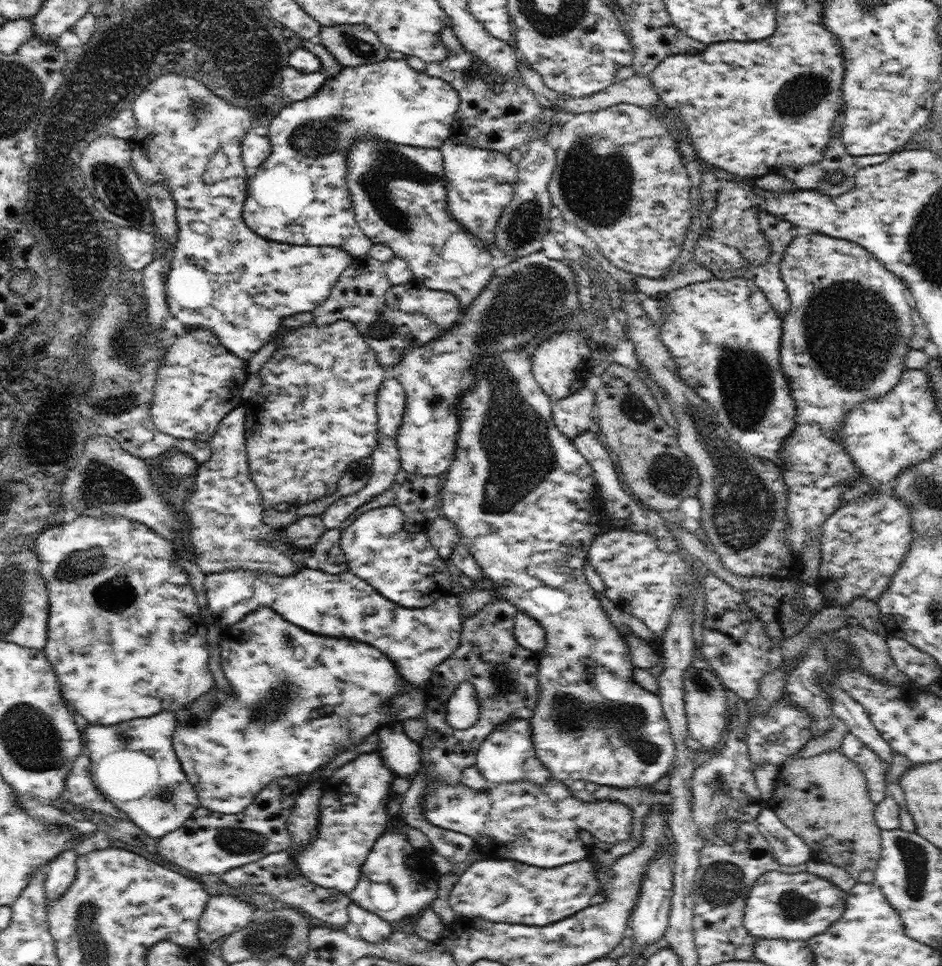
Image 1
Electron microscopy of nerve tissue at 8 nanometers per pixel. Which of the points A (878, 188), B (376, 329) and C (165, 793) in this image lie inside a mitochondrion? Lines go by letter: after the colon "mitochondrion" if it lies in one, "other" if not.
A: other
B: mitochondrion
C: mitochondrion

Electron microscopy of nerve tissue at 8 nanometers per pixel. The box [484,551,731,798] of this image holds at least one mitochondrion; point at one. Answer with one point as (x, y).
(569, 713)

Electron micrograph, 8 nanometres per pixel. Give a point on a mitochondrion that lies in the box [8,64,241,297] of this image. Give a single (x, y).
(115, 192)

